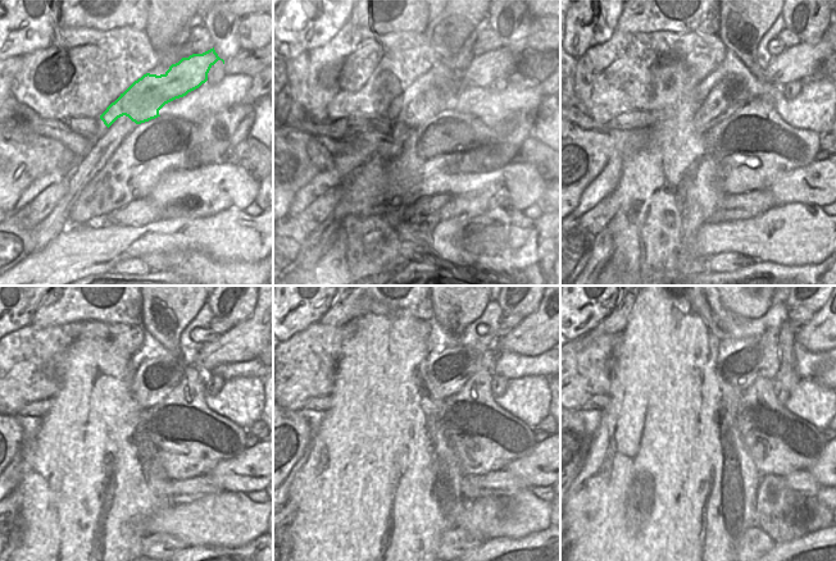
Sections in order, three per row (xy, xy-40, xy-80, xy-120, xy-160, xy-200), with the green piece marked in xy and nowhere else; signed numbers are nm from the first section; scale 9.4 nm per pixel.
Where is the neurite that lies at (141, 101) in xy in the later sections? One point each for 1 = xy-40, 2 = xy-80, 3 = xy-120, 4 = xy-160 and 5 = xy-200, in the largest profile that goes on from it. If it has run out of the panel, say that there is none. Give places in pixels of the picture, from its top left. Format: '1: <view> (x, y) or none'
1: xy-40 (484, 72)
2: xy-80 (803, 60)
3: xy-120 (244, 341)
4: xy-160 (534, 336)
5: xy-200 (821, 333)

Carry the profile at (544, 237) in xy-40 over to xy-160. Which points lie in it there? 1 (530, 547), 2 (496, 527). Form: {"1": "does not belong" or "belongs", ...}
{"1": "does not belong", "2": "belongs"}

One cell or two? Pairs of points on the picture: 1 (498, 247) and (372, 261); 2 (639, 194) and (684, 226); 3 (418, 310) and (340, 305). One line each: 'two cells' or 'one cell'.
1: one cell
2: one cell
3: one cell

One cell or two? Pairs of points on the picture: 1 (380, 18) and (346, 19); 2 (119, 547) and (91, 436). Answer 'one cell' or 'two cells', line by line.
1: one cell
2: one cell

